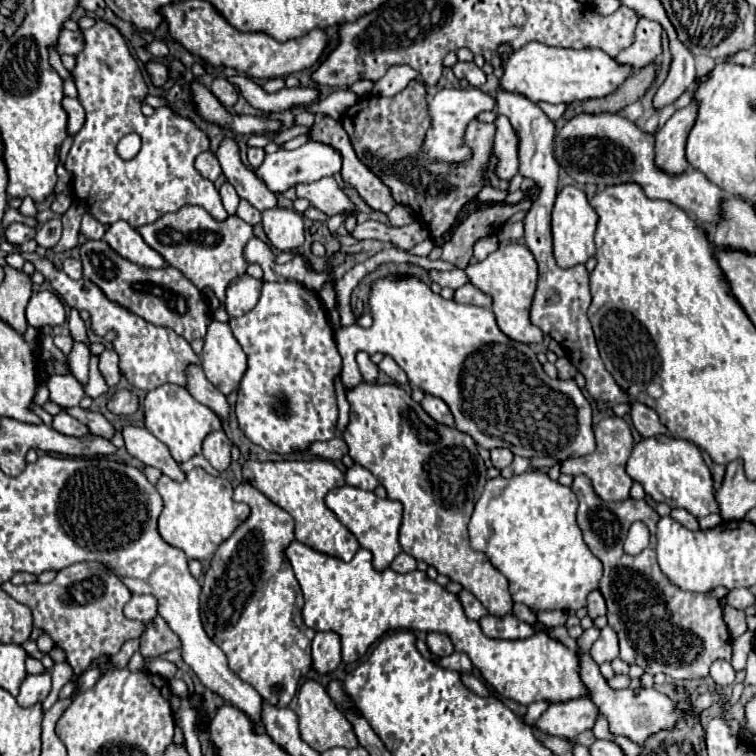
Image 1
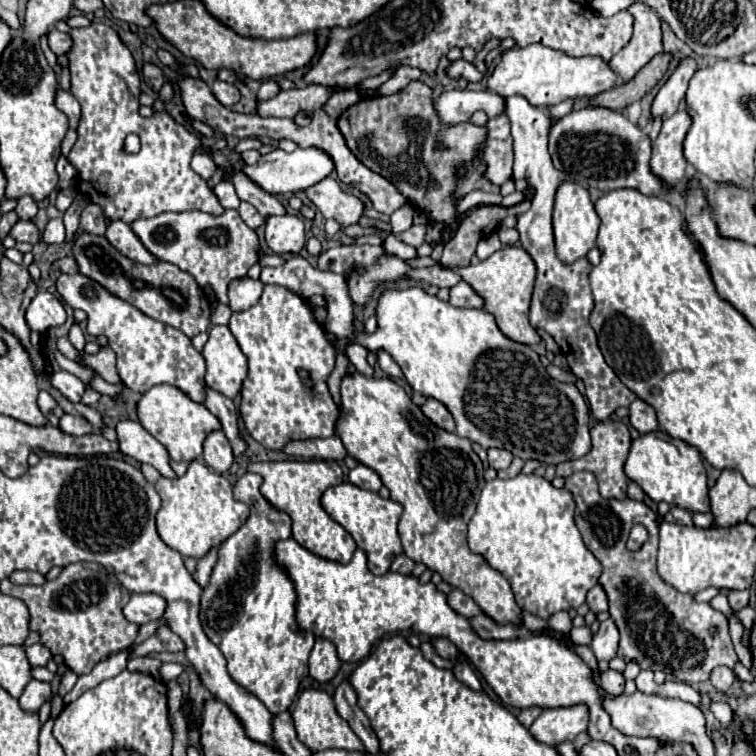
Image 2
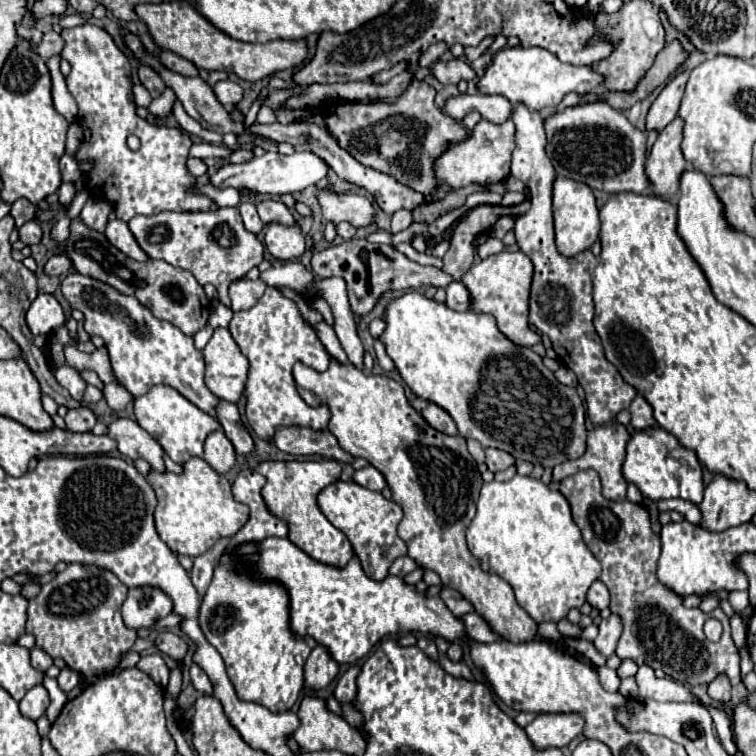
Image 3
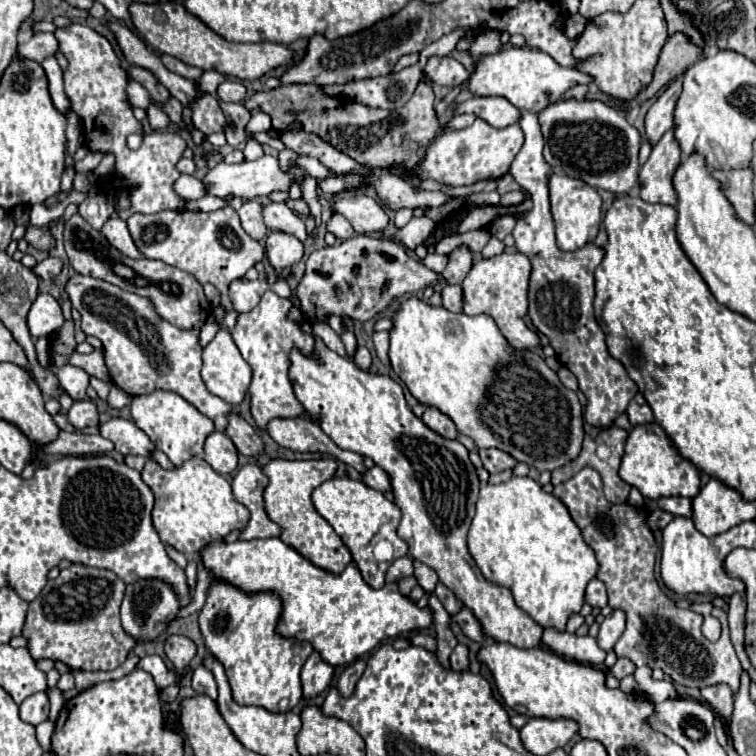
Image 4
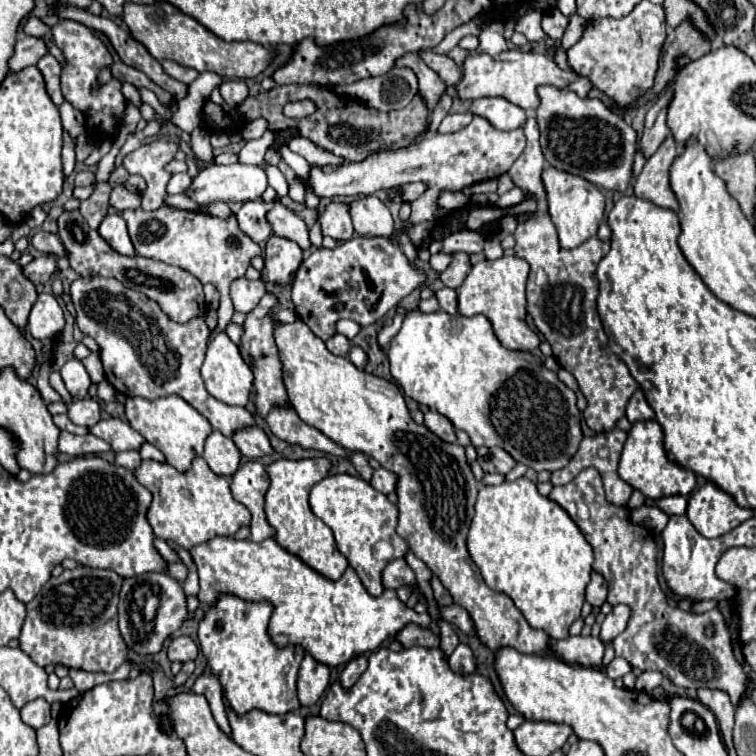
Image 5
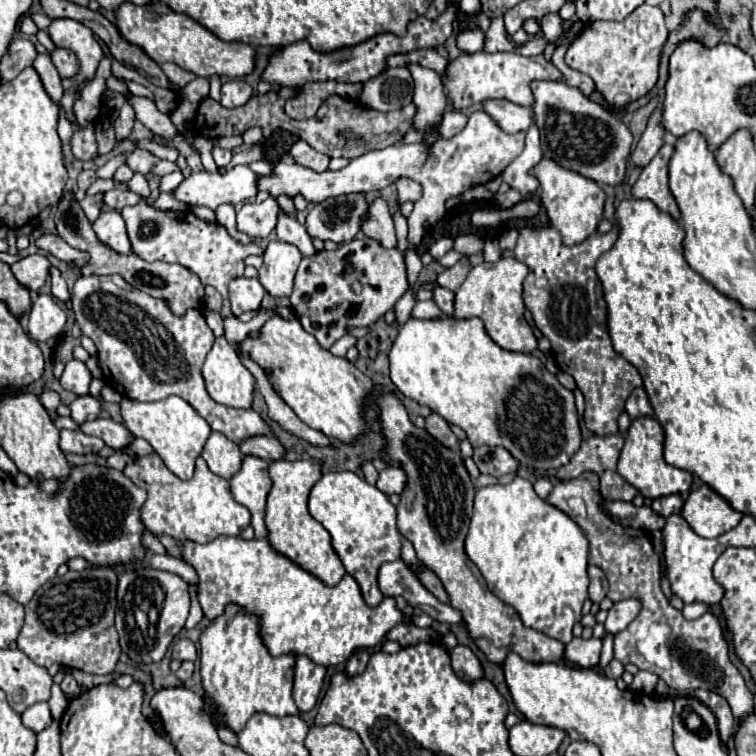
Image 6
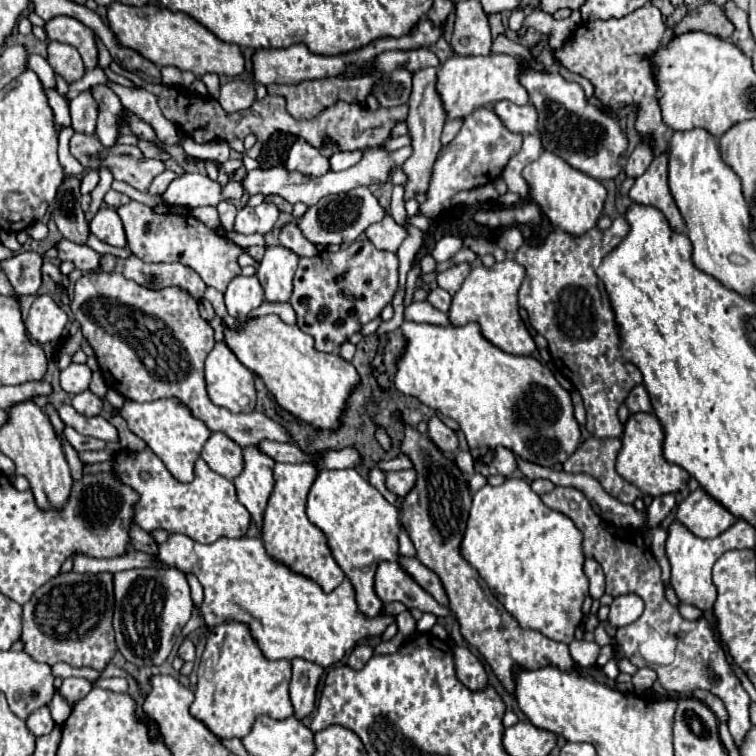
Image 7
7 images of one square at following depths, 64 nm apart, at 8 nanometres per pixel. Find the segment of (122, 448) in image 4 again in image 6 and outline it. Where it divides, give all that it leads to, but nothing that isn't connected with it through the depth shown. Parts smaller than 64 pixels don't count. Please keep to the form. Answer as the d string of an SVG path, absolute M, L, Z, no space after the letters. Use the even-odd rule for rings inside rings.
M98 418L94 422L82 424L80 428L88 436L102 438L106 442L106 446L110 446L114 450L122 450L122 448L126 448L134 440L134 434L122 422L114 422L112 418L108 418L108 420Z

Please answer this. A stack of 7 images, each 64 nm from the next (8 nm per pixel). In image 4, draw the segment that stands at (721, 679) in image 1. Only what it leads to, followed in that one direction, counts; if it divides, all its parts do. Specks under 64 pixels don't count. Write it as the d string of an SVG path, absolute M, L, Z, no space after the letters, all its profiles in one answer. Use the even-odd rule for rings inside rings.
M714 684L714 686L708 686L708 688L702 688L702 696L712 706L712 710L718 712L728 724L730 714L732 714L732 702L734 702L732 690L726 684Z

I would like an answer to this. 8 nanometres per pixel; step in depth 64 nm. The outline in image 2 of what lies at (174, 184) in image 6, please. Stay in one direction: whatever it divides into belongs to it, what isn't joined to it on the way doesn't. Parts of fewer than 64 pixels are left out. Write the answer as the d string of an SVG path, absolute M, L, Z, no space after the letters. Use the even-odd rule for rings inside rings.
M228 180L220 182L218 186L214 186L214 192L226 210L236 210L240 206L240 198L238 198L232 182L228 182Z

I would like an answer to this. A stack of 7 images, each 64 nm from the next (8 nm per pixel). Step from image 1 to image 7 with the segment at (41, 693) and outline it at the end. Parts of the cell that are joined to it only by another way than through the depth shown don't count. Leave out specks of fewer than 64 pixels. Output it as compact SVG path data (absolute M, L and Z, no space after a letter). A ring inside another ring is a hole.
M42 706L38 710L34 710L28 718L26 718L26 726L34 736L44 736L54 728L54 720L50 716L48 706Z

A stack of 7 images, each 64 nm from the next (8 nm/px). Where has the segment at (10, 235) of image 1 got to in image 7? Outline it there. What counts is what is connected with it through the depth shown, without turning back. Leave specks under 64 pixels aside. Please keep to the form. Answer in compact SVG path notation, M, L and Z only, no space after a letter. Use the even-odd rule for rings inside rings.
M58 240L54 244L56 252L58 252L58 258L60 260L68 260L68 262L74 262L74 266L82 272L92 272L98 264L98 252L94 252L90 246L80 246L80 244L72 244L68 240Z

